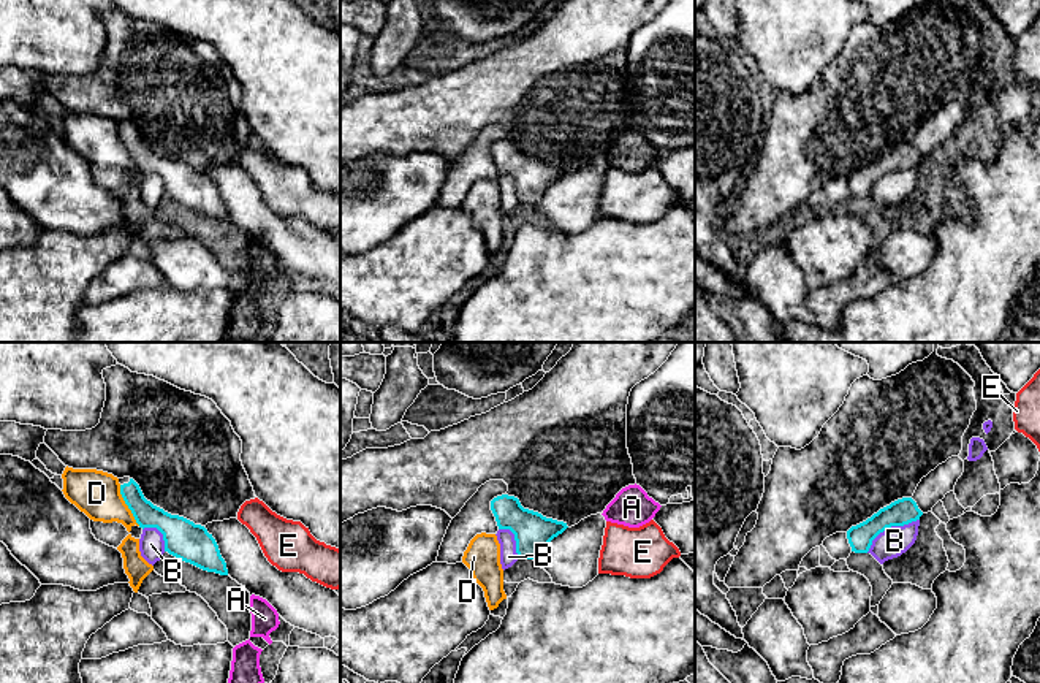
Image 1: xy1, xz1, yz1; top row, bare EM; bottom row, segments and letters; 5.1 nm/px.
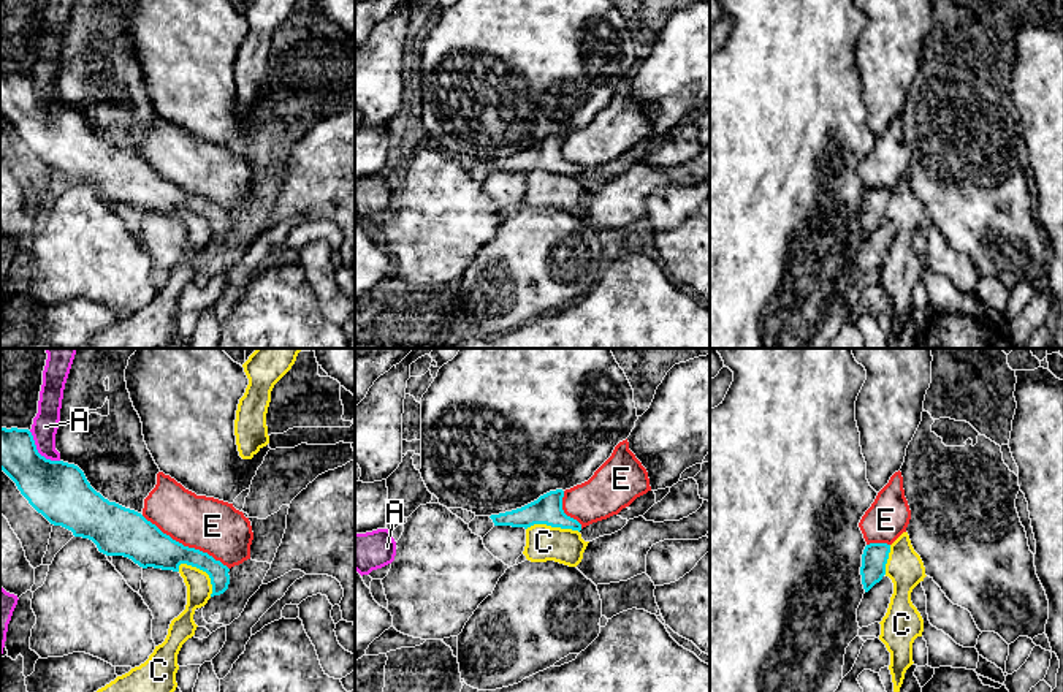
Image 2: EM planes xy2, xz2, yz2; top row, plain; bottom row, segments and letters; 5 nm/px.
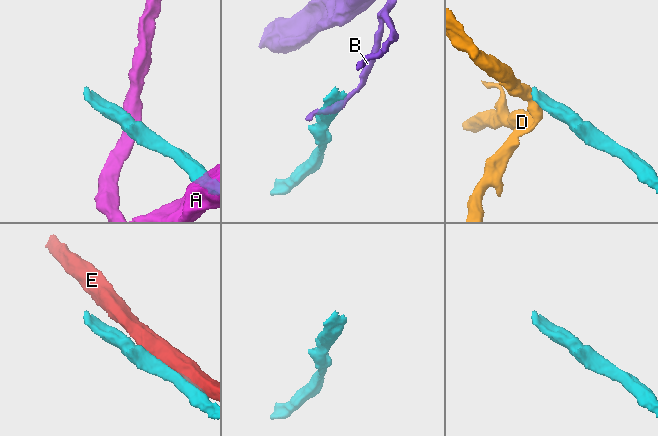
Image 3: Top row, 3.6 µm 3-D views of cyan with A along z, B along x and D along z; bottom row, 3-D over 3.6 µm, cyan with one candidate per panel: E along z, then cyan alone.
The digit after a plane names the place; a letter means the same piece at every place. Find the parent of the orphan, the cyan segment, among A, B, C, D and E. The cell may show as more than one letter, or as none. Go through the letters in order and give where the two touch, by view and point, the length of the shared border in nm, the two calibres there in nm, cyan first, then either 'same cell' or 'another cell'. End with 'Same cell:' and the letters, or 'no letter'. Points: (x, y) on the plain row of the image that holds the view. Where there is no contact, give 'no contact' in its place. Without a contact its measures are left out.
A: xy2 (37, 97) | 220 nm | 300/130 nm | another cell
B: yz1 (890, 171) | 320 nm | 130/150 nm | another cell
C: xy2 (205, 216) | 240 nm | 180/130 nm | another cell
D: xy1 (127, 149) | 240 nm | 130/240 nm | another cell
E: xy2 (186, 192) | 550 nm | 220/280 nm | another cell
Same cell: no letter

